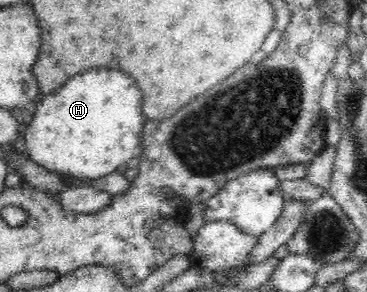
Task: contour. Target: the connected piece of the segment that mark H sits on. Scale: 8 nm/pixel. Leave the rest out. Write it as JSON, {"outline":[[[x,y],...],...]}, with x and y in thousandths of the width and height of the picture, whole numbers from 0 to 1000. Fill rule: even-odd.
{"outline":[[[245,233],[229,260],[202,260],[202,267],[174,295],[174,308],[153,308],[144,318],[131,318],[120,342],[90,360],[87,387],[90,401],[71,432],[63,466],[74,503],[71,527],[95,562],[104,562],[134,586],[153,586],[158,599],[180,606],[180,613],[185,613],[185,637],[210,637],[218,620],[223,620],[223,627],[237,627],[240,620],[267,616],[272,606],[308,592],[322,572],[346,562],[349,548],[384,538],[384,524],[390,521],[384,486],[398,404],[387,394],[387,322],[381,322],[381,301],[371,295],[371,274],[360,274],[349,253],[338,253],[338,247],[327,247],[327,240]]]}

